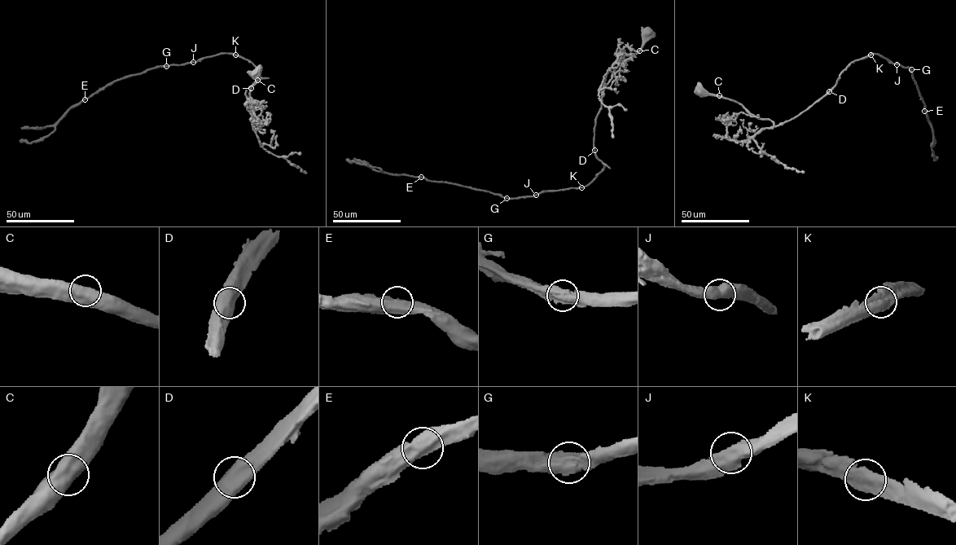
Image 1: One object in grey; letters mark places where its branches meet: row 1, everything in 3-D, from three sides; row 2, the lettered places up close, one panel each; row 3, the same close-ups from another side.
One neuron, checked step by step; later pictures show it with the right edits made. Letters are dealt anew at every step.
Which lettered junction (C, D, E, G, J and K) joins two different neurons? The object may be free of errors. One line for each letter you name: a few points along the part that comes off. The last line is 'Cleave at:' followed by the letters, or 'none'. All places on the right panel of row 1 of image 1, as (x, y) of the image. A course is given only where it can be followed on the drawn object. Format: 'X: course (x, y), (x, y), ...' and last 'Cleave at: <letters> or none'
Cleave at: none

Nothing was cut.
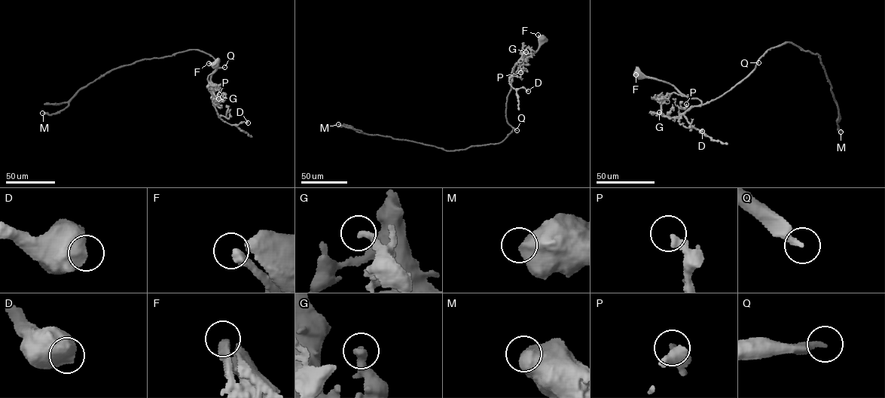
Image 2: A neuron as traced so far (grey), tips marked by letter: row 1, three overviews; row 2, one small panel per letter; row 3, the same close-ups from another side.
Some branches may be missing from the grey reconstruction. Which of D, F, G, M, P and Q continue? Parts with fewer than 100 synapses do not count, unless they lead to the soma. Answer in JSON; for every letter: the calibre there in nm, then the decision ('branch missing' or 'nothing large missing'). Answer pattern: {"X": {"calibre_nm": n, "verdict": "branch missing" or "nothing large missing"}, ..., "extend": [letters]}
{"D": {"calibre_nm": 750, "verdict": "nothing large missing"}, "F": {"calibre_nm": 400, "verdict": "nothing large missing"}, "G": {"calibre_nm": 320, "verdict": "nothing large missing"}, "M": {"calibre_nm": 650, "verdict": "nothing large missing"}, "P": {"calibre_nm": 300, "verdict": "nothing large missing"}, "Q": {"calibre_nm": 320, "verdict": "branch missing"}, "extend": ["Q"]}

